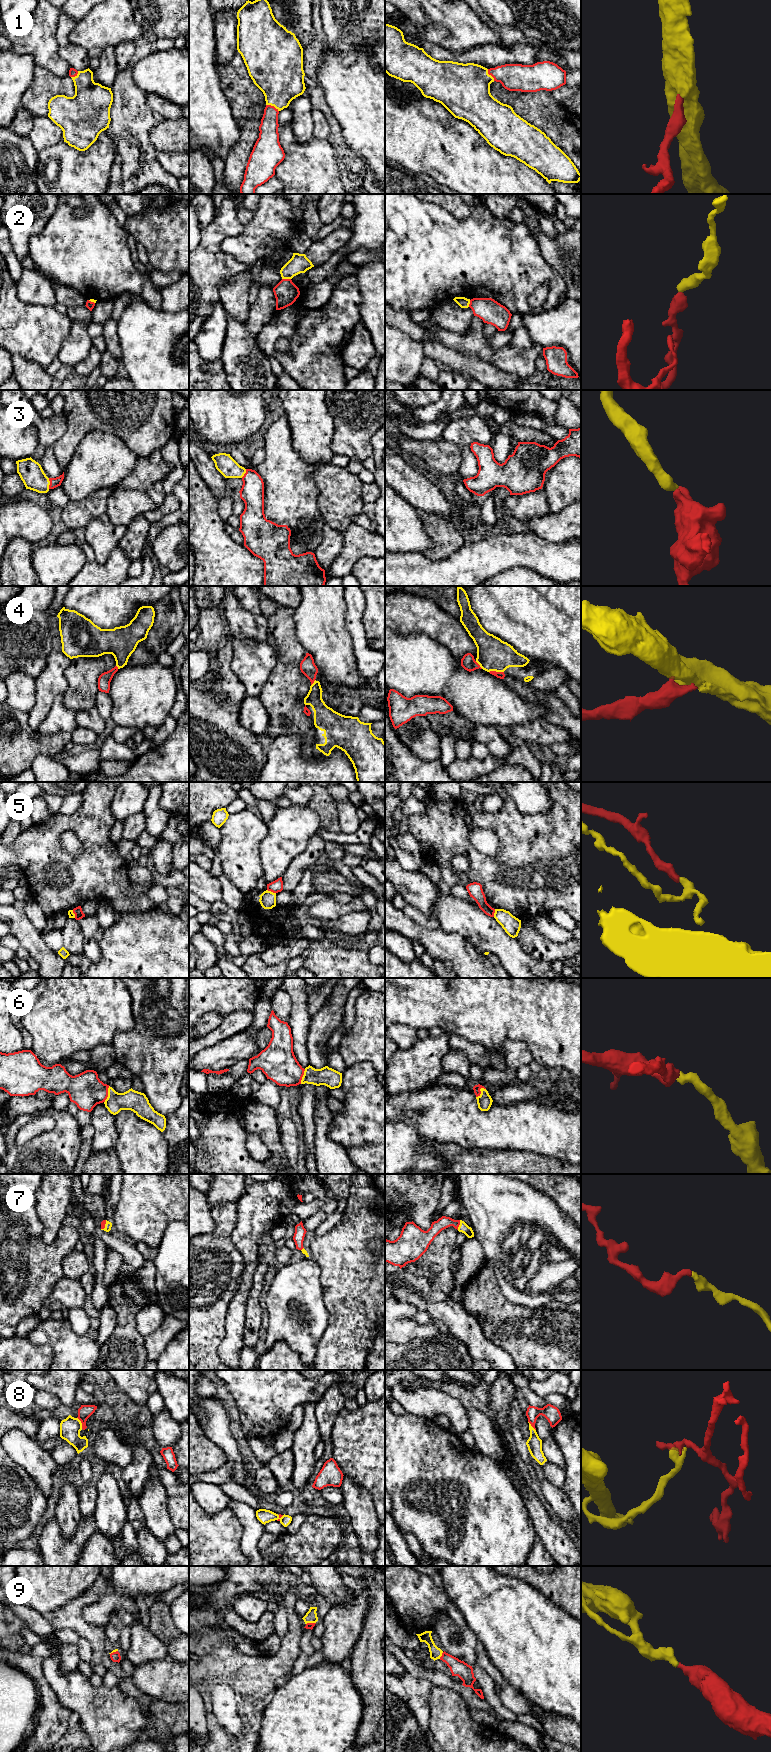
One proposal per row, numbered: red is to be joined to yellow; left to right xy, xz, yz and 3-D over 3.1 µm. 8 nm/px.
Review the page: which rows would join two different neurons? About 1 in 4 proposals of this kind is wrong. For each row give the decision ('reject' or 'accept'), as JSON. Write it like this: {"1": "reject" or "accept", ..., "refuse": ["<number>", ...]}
{"1": "accept", "2": "reject", "3": "accept", "4": "accept", "5": "reject", "6": "accept", "7": "accept", "8": "accept", "9": "accept", "refuse": ["2", "5"]}

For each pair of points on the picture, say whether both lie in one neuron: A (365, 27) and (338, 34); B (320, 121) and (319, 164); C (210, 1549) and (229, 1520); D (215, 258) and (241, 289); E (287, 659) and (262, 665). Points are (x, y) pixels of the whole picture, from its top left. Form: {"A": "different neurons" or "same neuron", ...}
{"A": "same neuron", "B": "different neurons", "C": "same neuron", "D": "different neurons", "E": "different neurons"}

